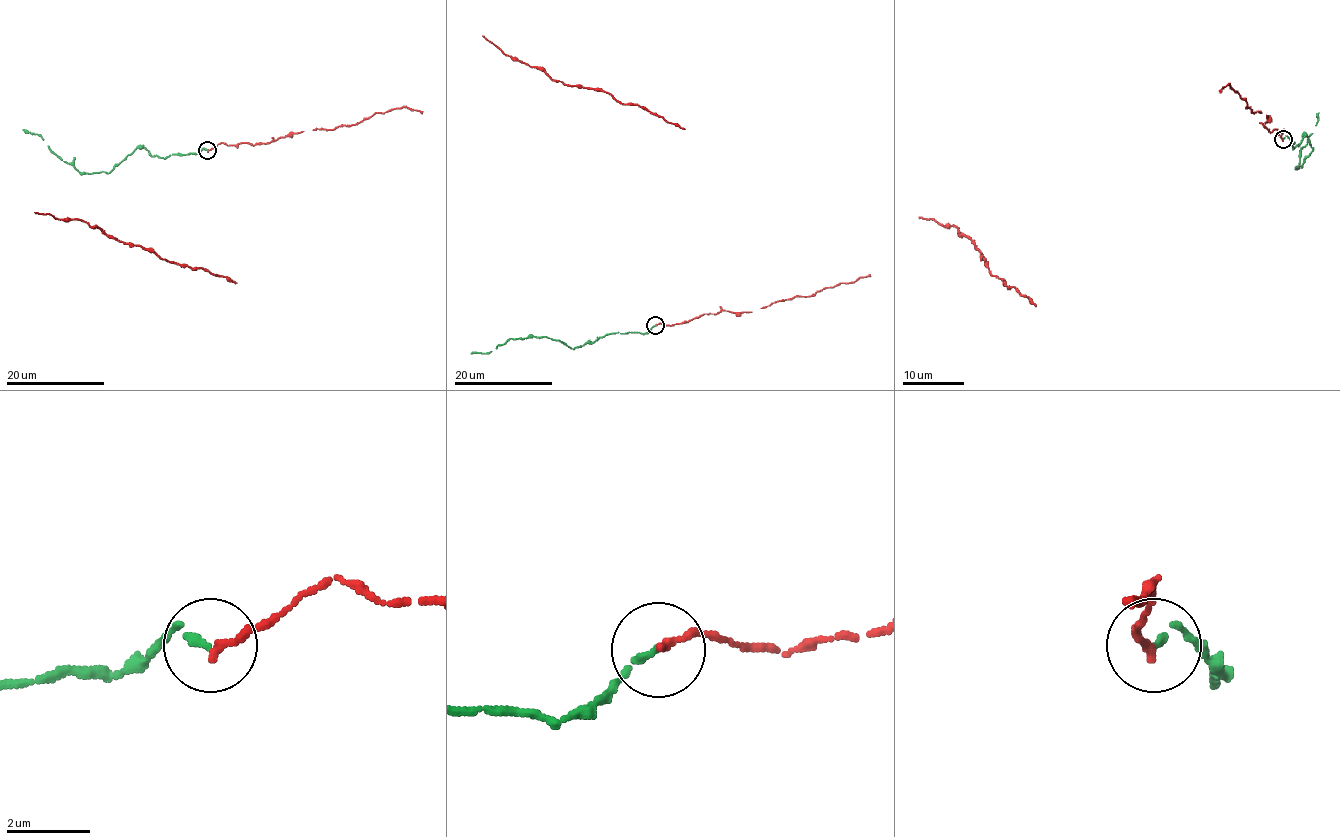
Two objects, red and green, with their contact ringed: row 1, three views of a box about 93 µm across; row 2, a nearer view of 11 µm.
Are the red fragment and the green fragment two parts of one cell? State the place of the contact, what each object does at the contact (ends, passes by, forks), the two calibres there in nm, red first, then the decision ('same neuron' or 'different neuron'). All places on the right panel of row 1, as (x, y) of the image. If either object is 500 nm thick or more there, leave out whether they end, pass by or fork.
at (1283, 139); red ends there; green ends there; 180 nm thick on the red side, 160 nm on the other; same neuron

